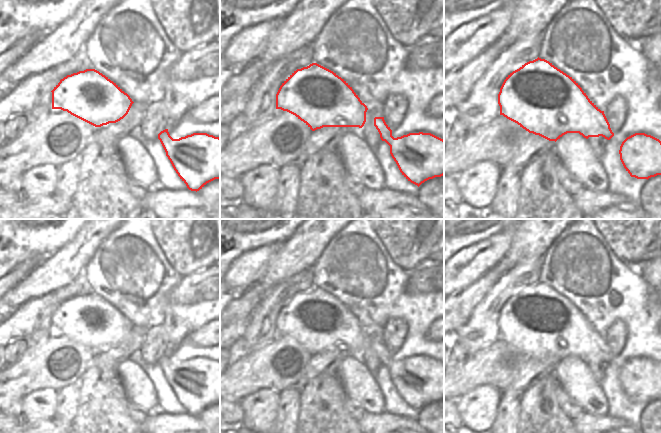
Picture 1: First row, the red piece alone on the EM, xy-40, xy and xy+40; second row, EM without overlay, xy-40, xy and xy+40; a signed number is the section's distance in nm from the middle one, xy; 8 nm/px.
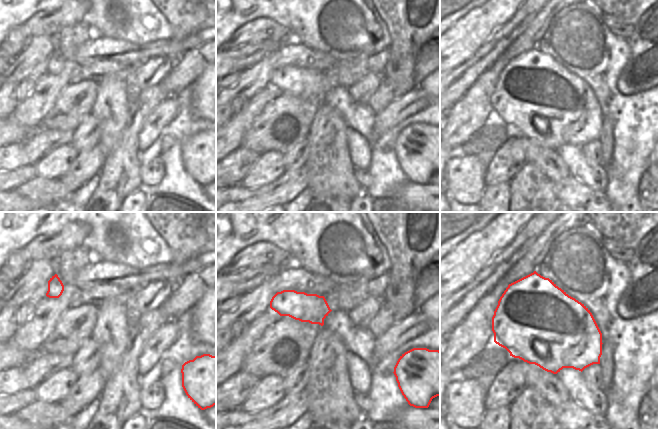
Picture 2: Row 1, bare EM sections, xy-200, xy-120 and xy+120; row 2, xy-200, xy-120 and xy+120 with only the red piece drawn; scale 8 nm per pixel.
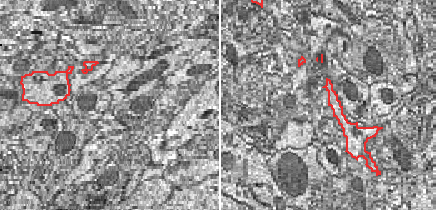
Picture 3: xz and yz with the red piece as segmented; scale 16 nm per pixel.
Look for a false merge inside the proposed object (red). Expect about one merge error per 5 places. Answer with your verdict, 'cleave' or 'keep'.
keep

